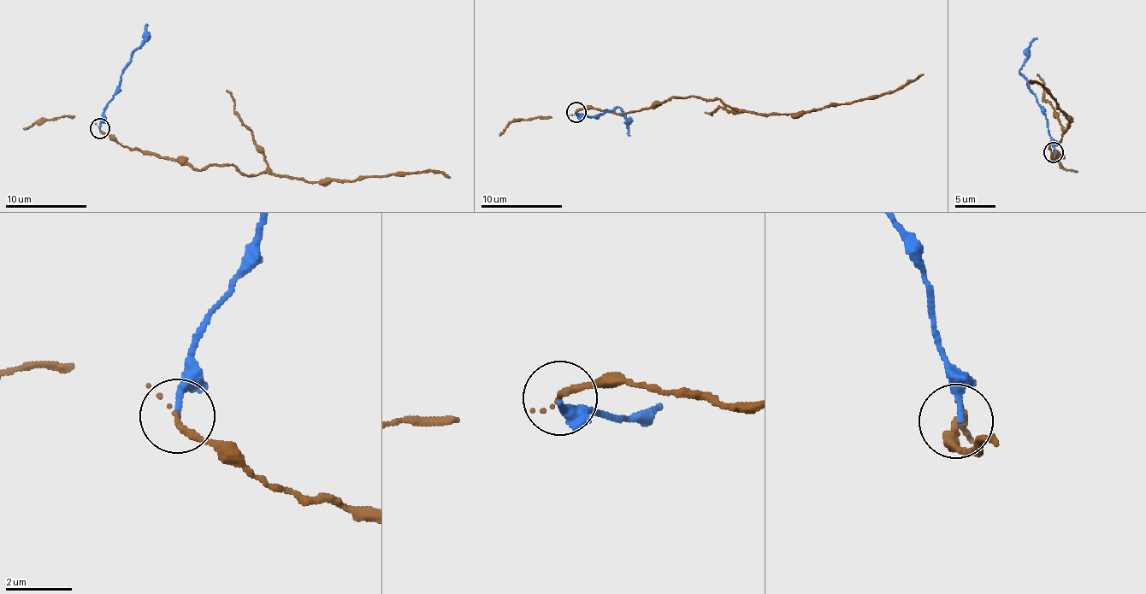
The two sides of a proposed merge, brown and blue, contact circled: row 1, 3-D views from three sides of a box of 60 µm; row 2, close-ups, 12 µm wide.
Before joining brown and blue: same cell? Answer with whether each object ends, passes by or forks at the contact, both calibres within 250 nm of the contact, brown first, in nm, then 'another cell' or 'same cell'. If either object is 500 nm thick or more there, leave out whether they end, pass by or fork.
brown ends | blue ends | 190/170 nm | another cell

